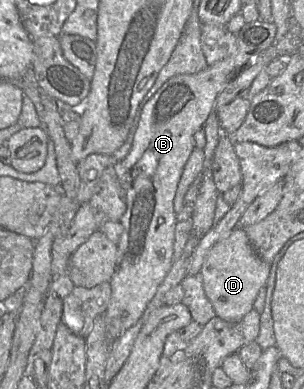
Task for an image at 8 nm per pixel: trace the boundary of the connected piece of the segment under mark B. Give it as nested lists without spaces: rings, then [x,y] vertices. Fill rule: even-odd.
[[[257,20],[245,23],[236,34],[237,47],[234,53],[198,73],[181,74],[170,78],[144,106],[130,151],[124,159],[113,164],[125,193],[126,211],[120,220],[123,232],[117,244],[115,271],[110,280],[111,299],[104,313],[109,341],[118,339],[141,318],[173,265],[177,224],[173,203],[184,167],[195,148],[195,133],[203,127],[210,113],[215,110],[219,93],[242,68],[275,42],[276,33],[277,27],[273,21]]]

